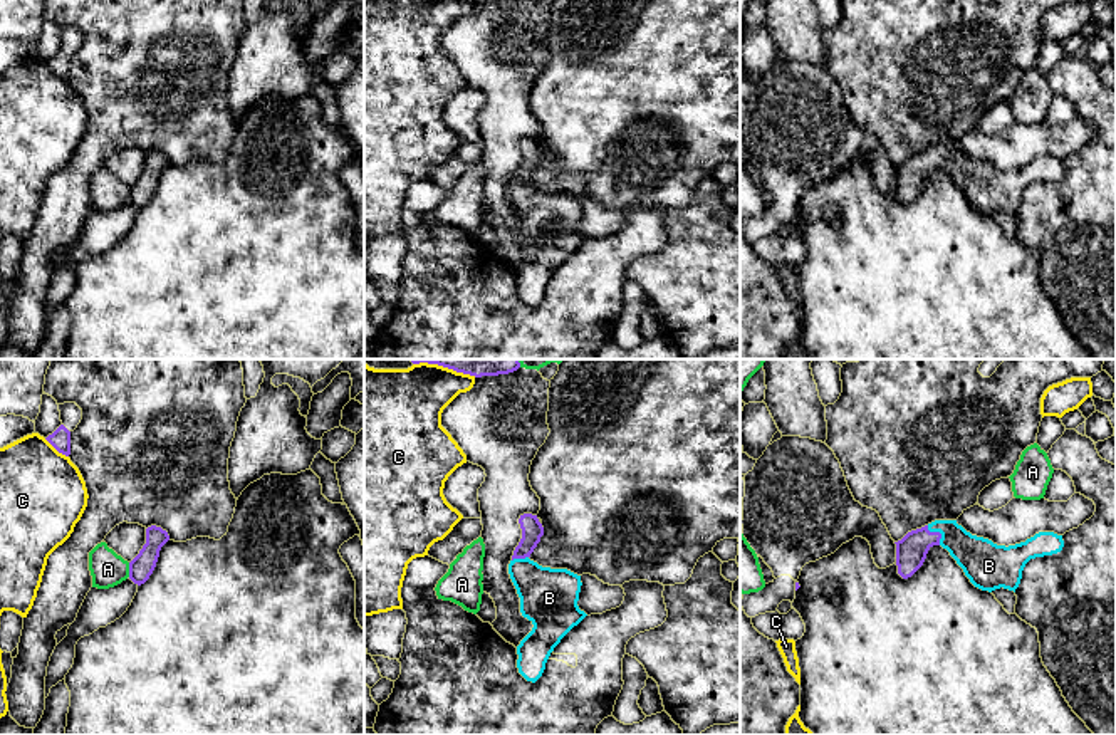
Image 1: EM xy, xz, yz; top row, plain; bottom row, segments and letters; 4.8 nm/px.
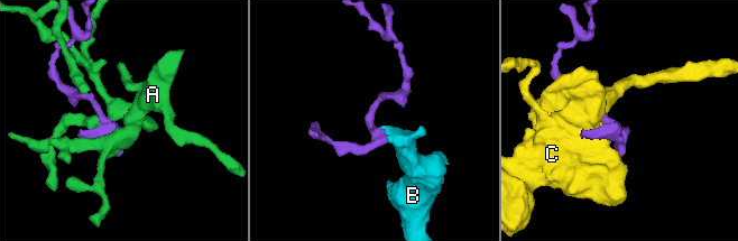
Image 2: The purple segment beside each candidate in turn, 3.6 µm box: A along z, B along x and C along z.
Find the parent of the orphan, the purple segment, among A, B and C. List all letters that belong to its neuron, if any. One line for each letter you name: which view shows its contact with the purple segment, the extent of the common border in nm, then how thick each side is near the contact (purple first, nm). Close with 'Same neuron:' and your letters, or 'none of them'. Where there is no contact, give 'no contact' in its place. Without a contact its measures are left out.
B: meets purple in yz; contact 120 nm long; 150 nm thick on the purple side, 200 nm on the other
Same neuron: B

